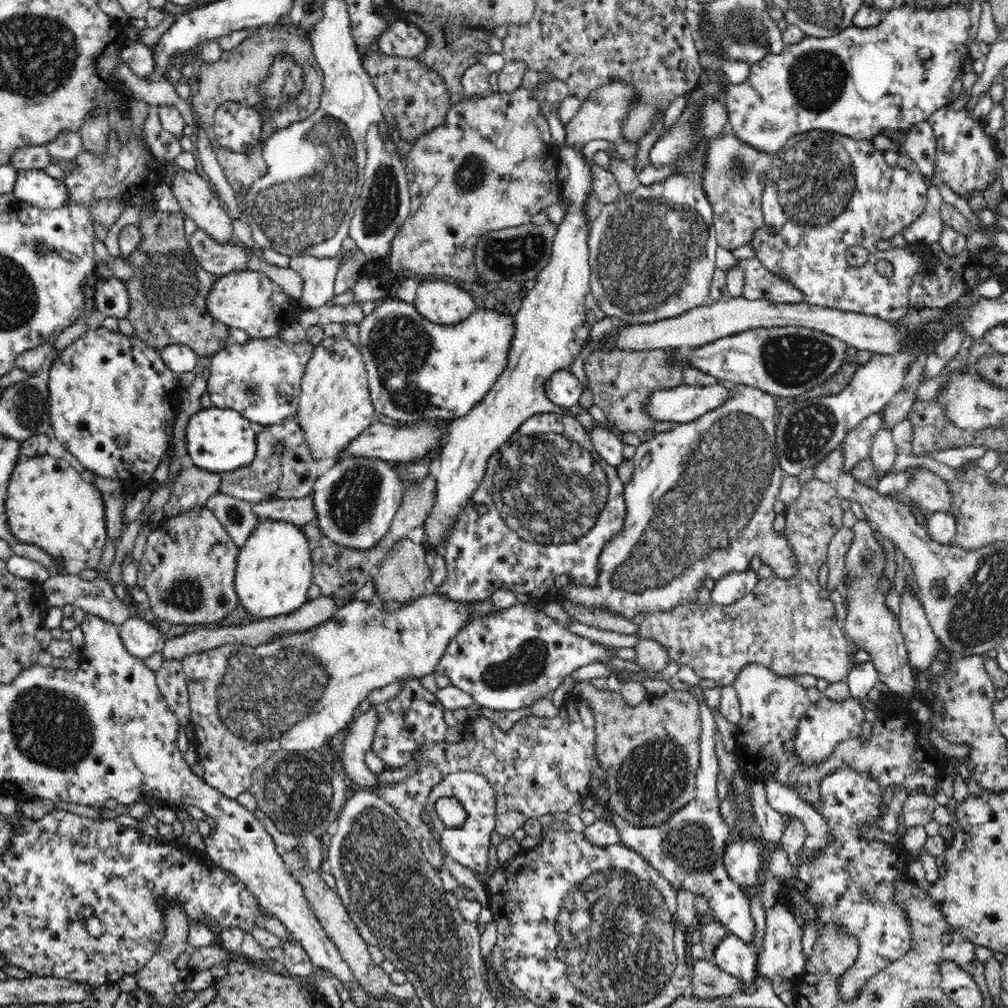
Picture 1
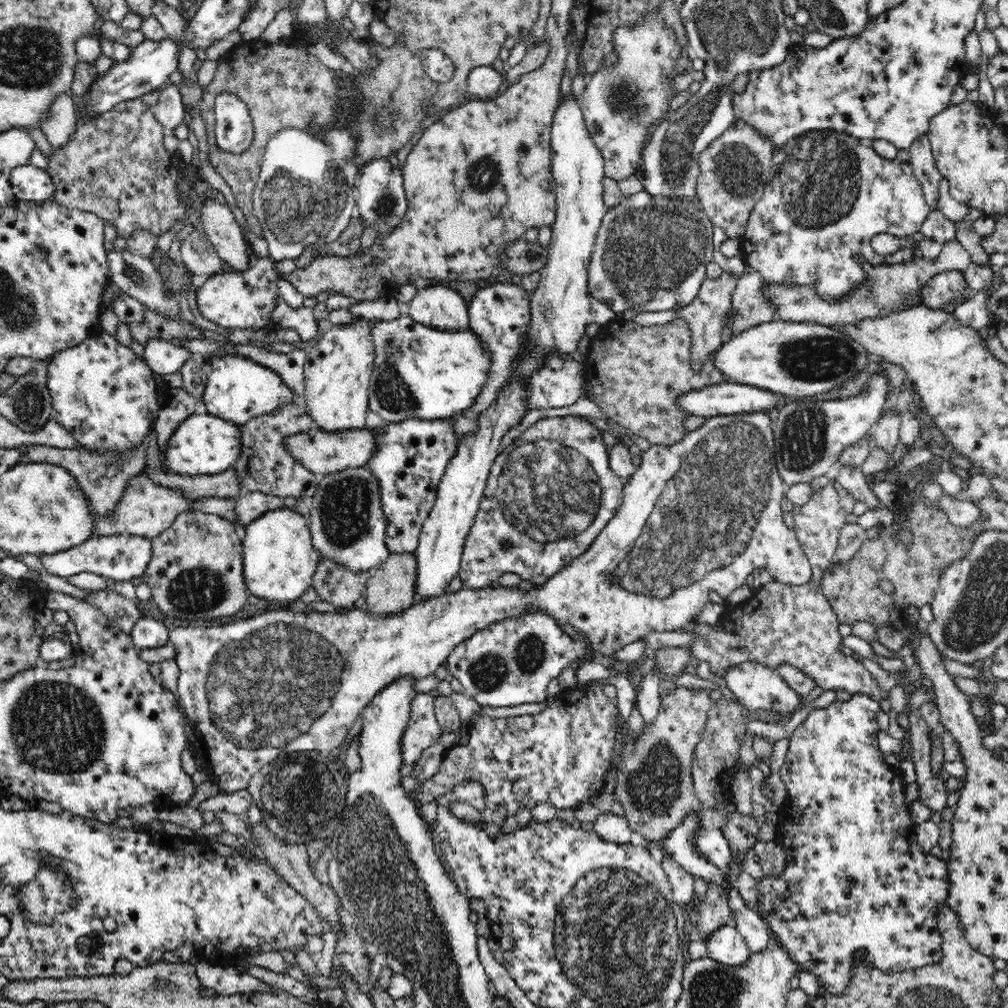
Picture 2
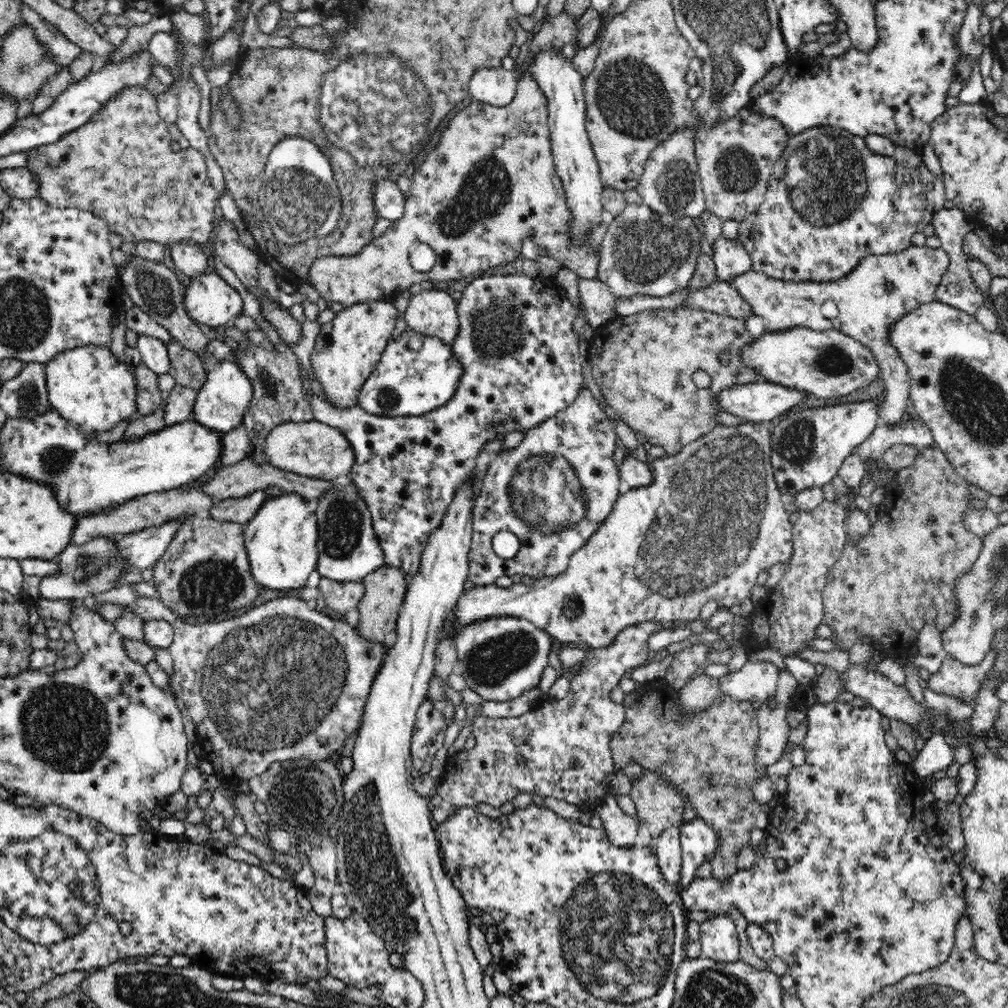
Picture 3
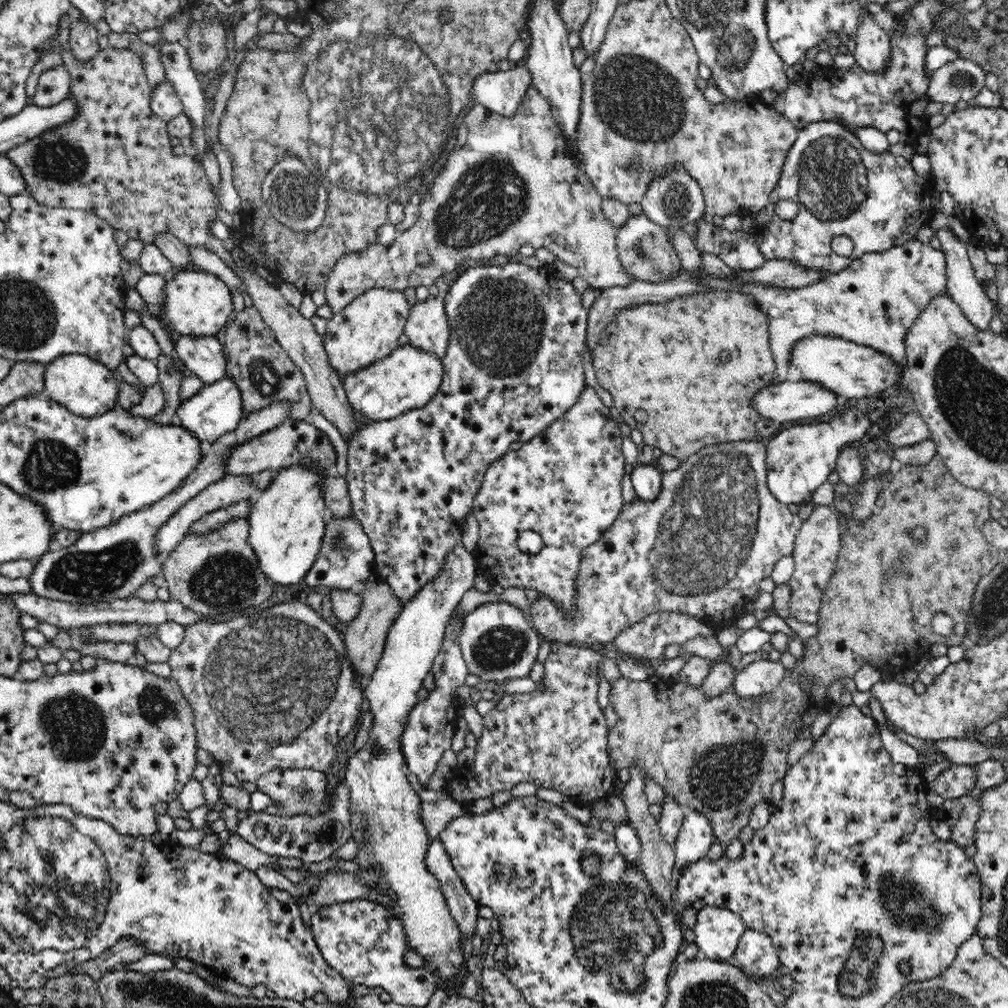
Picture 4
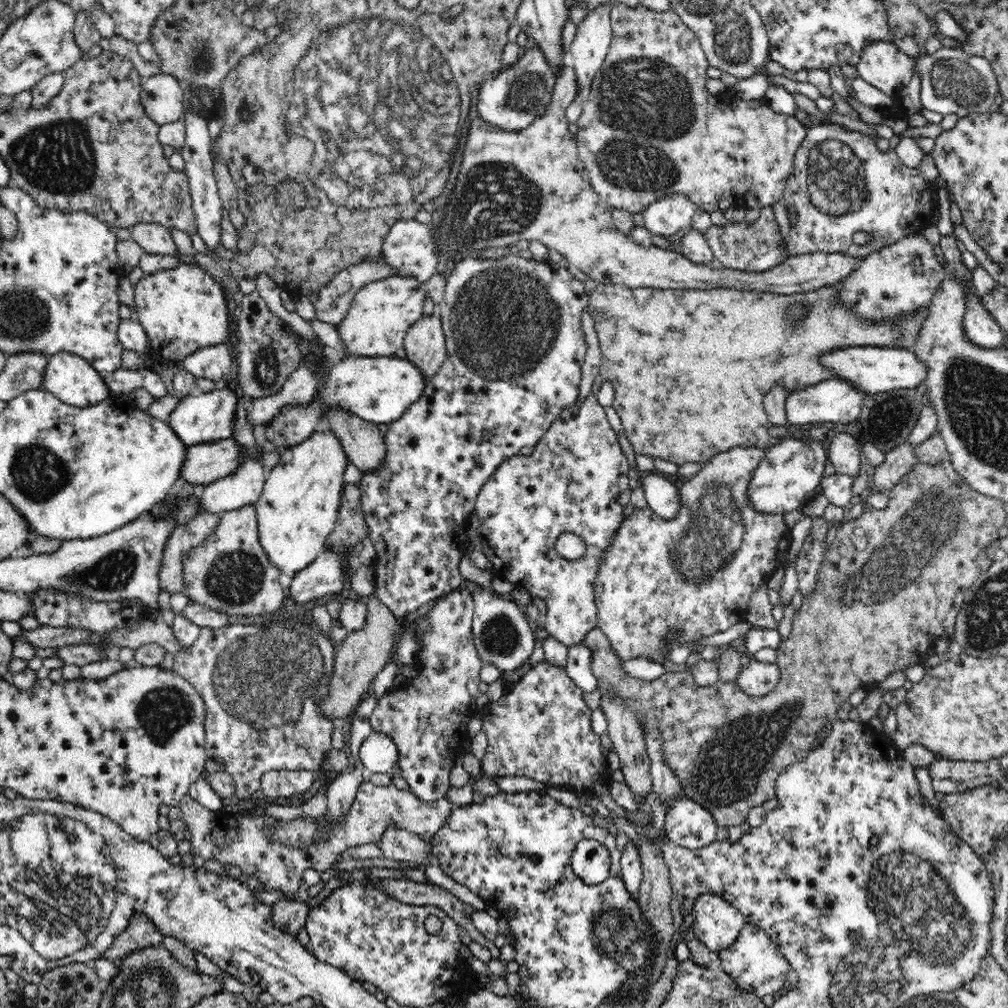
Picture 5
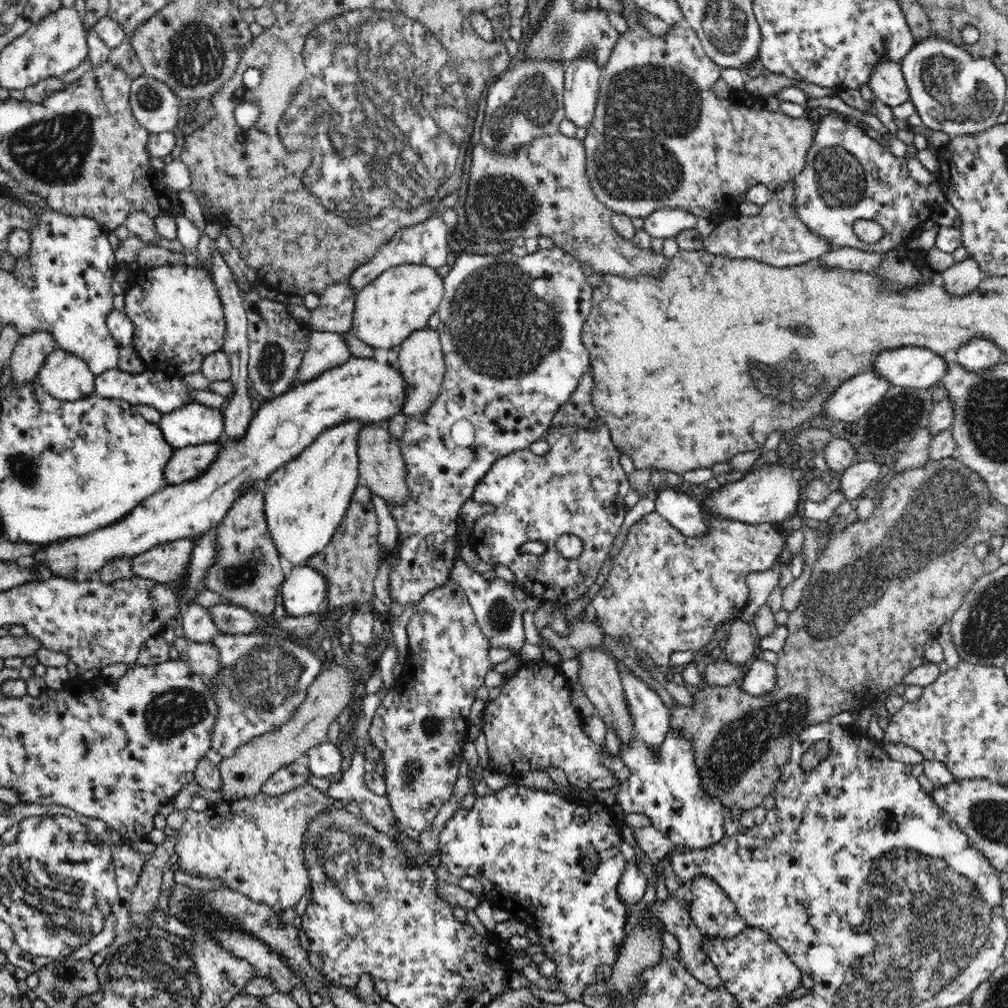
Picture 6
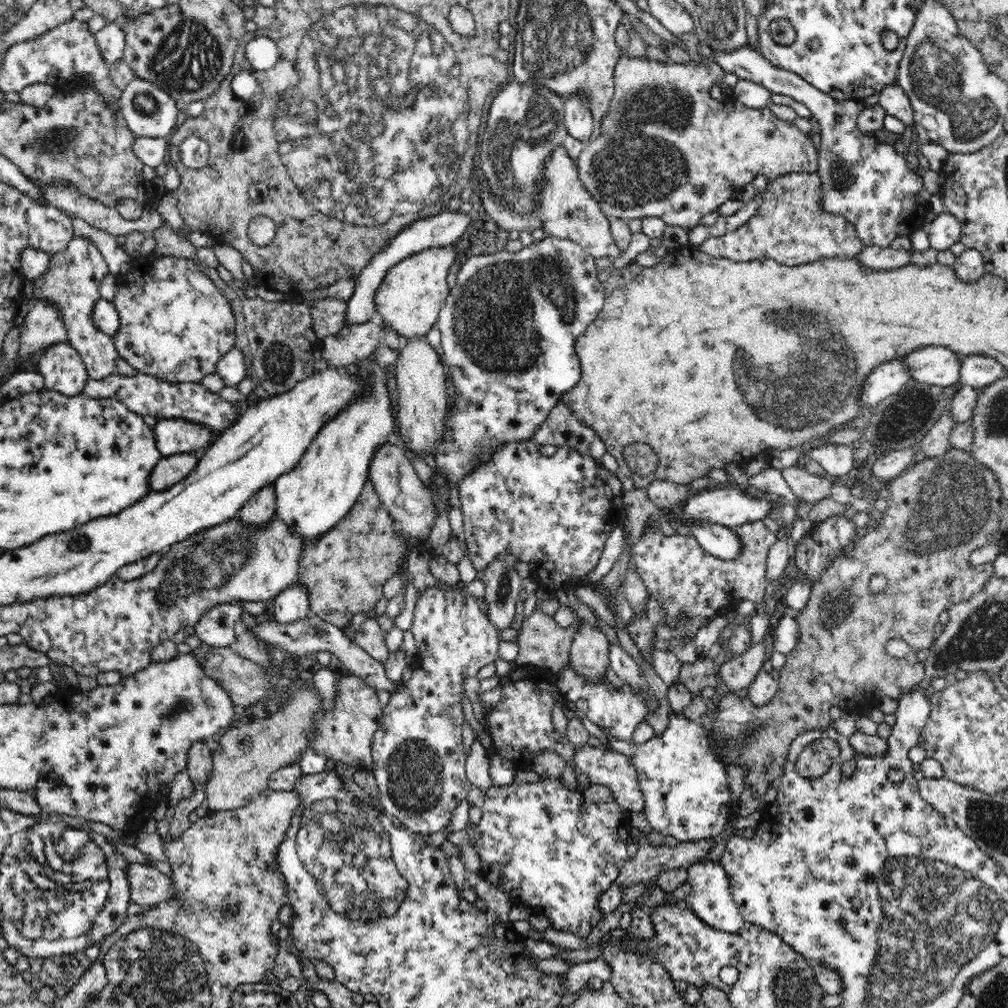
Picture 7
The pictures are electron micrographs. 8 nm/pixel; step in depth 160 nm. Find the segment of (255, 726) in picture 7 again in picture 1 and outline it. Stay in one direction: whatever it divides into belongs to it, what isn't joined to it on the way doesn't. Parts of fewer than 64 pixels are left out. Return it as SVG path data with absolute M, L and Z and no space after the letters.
M406 537L395 542L380 561L372 578L370 586L375 588L375 597L380 601L390 599L390 601L402 601L402 604L407 604L411 600L424 596L424 580L431 575L430 568L426 563L426 553L422 543L416 544Z

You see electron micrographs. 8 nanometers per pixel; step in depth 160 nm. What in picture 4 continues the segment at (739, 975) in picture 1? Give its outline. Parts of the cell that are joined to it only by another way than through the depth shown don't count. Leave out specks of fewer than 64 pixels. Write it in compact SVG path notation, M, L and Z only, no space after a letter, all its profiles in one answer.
M706 906L698 911L693 932L695 943L713 961L726 961L734 956L739 938L747 928L731 910Z

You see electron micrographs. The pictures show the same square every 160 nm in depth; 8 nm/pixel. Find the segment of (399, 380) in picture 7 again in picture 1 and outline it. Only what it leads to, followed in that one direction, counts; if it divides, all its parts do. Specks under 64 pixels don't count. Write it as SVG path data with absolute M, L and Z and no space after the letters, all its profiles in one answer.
M436 281L421 282L413 304L428 321L452 325L468 319L482 302L475 302L465 289Z

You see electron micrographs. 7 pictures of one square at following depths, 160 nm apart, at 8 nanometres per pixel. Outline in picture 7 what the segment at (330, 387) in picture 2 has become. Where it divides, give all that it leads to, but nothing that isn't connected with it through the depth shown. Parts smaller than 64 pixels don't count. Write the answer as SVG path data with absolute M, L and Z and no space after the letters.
M457 247L430 248L408 256L393 268L382 279L381 286L373 291L374 315L377 323L388 326L400 337L420 337L437 324L439 313L442 311L449 296L447 276L450 267L457 262Z

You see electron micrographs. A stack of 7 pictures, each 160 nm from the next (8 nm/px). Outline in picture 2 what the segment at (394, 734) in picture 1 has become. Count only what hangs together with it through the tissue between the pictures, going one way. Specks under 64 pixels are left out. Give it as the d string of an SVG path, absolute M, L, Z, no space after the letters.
M420 695L410 706L408 727L402 736L401 758L404 764L414 765L430 746L443 736L442 728L436 719L429 695Z

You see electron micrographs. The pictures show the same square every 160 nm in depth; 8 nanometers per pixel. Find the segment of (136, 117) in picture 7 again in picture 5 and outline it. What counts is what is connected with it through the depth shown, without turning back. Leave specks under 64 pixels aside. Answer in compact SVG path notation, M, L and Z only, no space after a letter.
M160 73L143 80L143 109L158 126L183 119L183 100L175 75Z

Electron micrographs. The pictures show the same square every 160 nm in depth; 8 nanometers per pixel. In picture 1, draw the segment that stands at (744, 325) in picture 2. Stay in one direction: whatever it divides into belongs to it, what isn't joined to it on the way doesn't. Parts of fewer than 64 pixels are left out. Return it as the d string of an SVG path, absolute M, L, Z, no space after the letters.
M758 258L743 260L745 282L741 297L746 299L768 299L774 303L805 302L804 293L794 284L782 281L778 275L772 275Z

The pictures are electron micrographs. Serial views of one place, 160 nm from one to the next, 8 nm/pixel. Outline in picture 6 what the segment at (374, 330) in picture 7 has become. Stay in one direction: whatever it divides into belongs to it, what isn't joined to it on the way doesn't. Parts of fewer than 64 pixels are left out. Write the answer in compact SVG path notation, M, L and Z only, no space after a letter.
M312 330L309 337L308 350L304 352L301 368L297 371L291 388L310 382L353 357L342 333Z

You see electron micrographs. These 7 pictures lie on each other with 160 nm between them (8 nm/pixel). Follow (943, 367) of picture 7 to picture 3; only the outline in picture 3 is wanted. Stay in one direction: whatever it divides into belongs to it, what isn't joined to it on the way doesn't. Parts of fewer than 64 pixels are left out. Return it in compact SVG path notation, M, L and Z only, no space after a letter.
M796 326L776 330L776 334L764 334L750 346L737 352L746 369L770 380L770 384L796 389L816 398L840 398L860 388L870 386L879 379L880 368L872 351L855 338L839 330L812 330Z

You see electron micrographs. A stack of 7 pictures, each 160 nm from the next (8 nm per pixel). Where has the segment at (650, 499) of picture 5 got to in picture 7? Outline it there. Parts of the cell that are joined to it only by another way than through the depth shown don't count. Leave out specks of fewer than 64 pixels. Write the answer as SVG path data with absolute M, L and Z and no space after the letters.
M690 523L692 537L708 554L720 559L733 559L739 553L739 540L731 527L718 523Z

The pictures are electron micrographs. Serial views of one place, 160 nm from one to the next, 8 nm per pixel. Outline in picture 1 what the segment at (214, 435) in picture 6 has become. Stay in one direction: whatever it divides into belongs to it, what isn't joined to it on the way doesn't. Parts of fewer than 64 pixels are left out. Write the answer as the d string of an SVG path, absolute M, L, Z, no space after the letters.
M278 336L265 339L252 338L245 344L230 341L227 347L223 347L210 359L206 392L214 407L239 411L250 422L258 422L261 425L280 424L286 417L294 417L297 414L305 366L314 352L315 345L310 344L307 339L294 344L284 343Z

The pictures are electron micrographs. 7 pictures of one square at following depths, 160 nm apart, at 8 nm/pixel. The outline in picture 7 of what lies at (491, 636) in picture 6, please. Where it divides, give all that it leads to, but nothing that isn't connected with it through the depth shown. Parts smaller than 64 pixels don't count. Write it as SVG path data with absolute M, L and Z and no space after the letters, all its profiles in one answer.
M502 553L484 569L481 580L485 595L482 598L488 604L485 616L496 630L511 629L512 621L517 617L516 602L523 589L522 578L514 567L517 562L518 558L512 553Z

